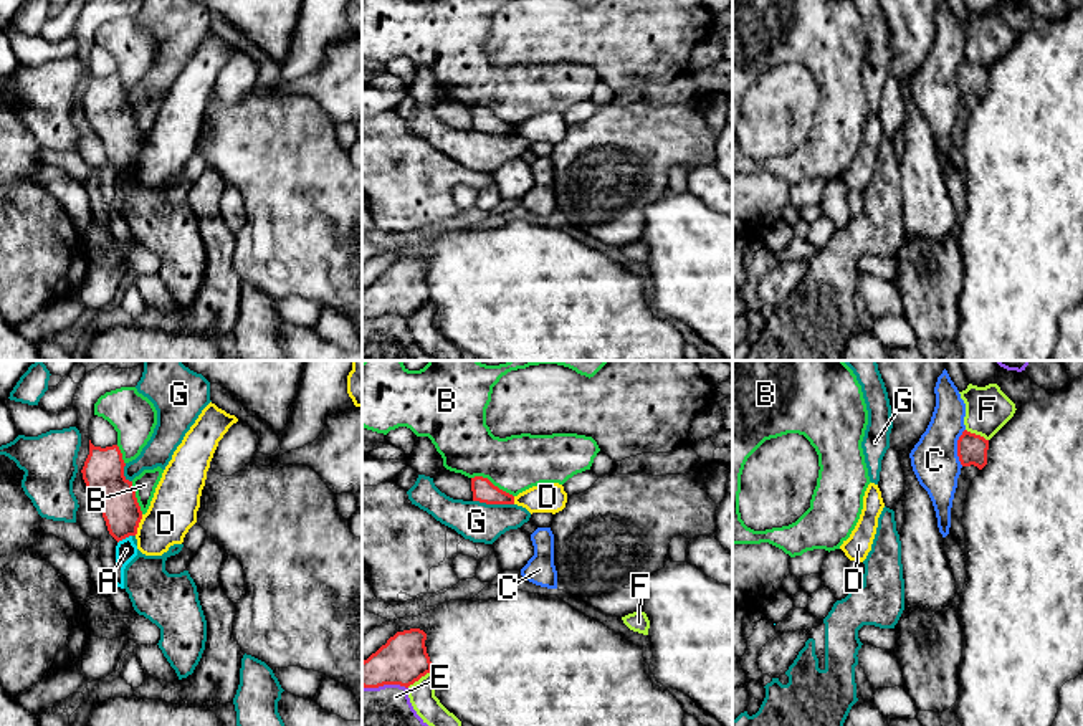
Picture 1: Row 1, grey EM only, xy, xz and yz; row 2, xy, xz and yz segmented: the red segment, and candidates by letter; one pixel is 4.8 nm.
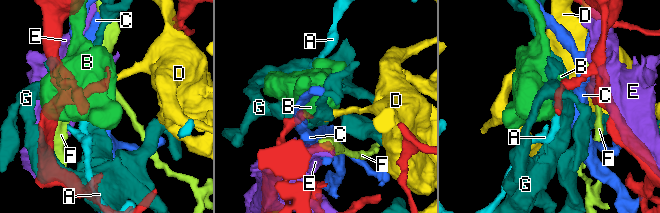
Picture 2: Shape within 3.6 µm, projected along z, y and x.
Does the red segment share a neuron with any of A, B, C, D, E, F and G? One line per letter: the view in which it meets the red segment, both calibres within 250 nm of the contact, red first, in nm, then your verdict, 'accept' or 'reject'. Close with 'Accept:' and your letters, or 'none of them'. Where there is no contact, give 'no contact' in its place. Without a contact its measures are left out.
A: contact in xy; calibres 200 and 100 nm; reject
B: contact in xz; calibres 110 and 280 nm; reject
C: contact in yz; calibres 140 and 220 nm; reject
D: contact in xy; calibres 200 and 240 nm; reject
E: contact in xz; calibres 240 and 420 nm; reject
F: contact in xz; calibres 240 and 130 nm; reject
G: contact in xz; calibres 110 and 190 nm; reject
Accept: none of them

